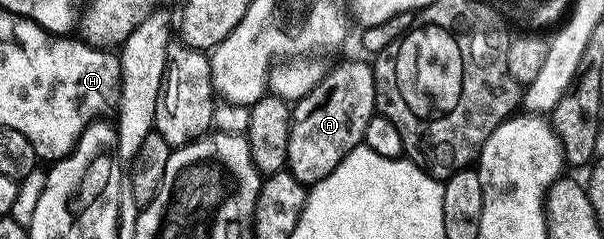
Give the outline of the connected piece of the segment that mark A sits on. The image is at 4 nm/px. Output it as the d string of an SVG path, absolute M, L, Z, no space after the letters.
M342 62L335 70L331 69L303 98L293 103L289 128L288 156L286 168L299 183L311 186L318 183L335 170L336 164L344 156L363 143L365 139L368 120L375 117L374 81L376 74L372 71L369 62Z

